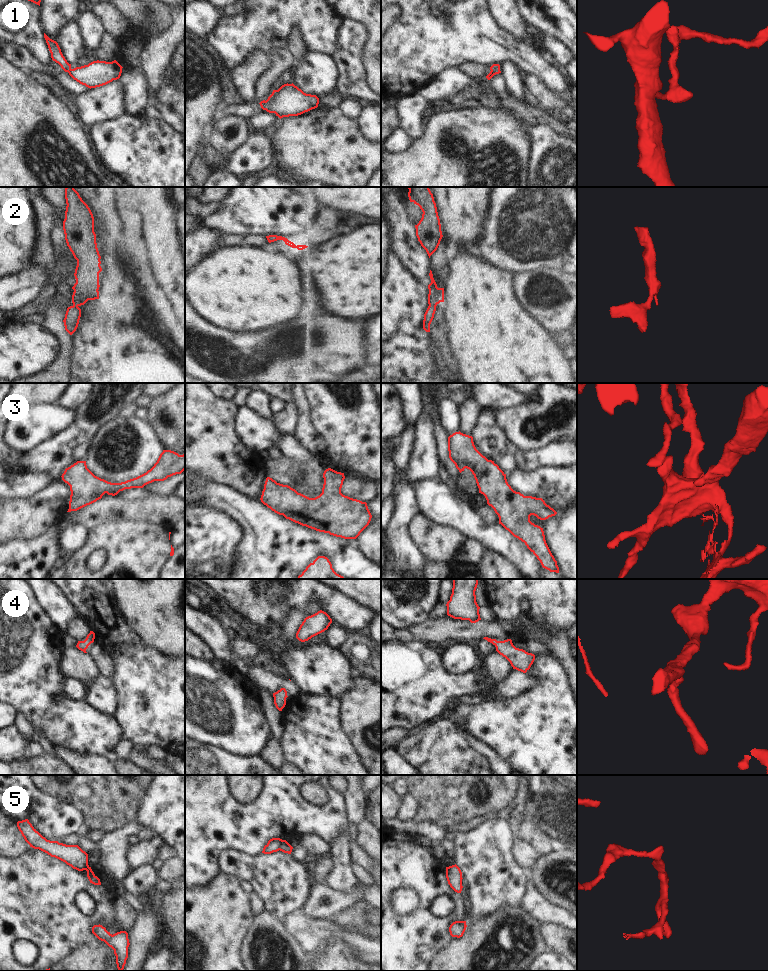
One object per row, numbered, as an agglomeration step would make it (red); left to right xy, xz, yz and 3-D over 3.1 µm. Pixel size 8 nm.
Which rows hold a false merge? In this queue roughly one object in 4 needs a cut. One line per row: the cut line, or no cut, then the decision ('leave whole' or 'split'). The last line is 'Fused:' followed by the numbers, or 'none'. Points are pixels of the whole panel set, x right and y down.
1: cut none; leave whole
2: cut none; leave whole
3: cut none; leave whole
4: cut none; leave whole
5: cut xz (285, 840), (279, 849); split
Fused: 5

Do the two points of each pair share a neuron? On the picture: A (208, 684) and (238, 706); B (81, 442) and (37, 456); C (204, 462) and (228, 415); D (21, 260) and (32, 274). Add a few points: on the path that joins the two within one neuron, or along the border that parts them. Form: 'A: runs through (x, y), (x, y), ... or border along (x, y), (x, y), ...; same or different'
A: runs through (215, 691), (231, 706); same
B: runs through (70, 445), (48, 456); same
C: runs through (204, 450), (205, 438), (216, 427); same
D: border along (33, 264), (10, 276); different

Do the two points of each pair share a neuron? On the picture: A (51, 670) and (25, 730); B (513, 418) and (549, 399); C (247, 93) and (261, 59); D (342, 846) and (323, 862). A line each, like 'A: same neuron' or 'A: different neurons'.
A: different neurons
B: same neuron
C: same neuron
D: different neurons

